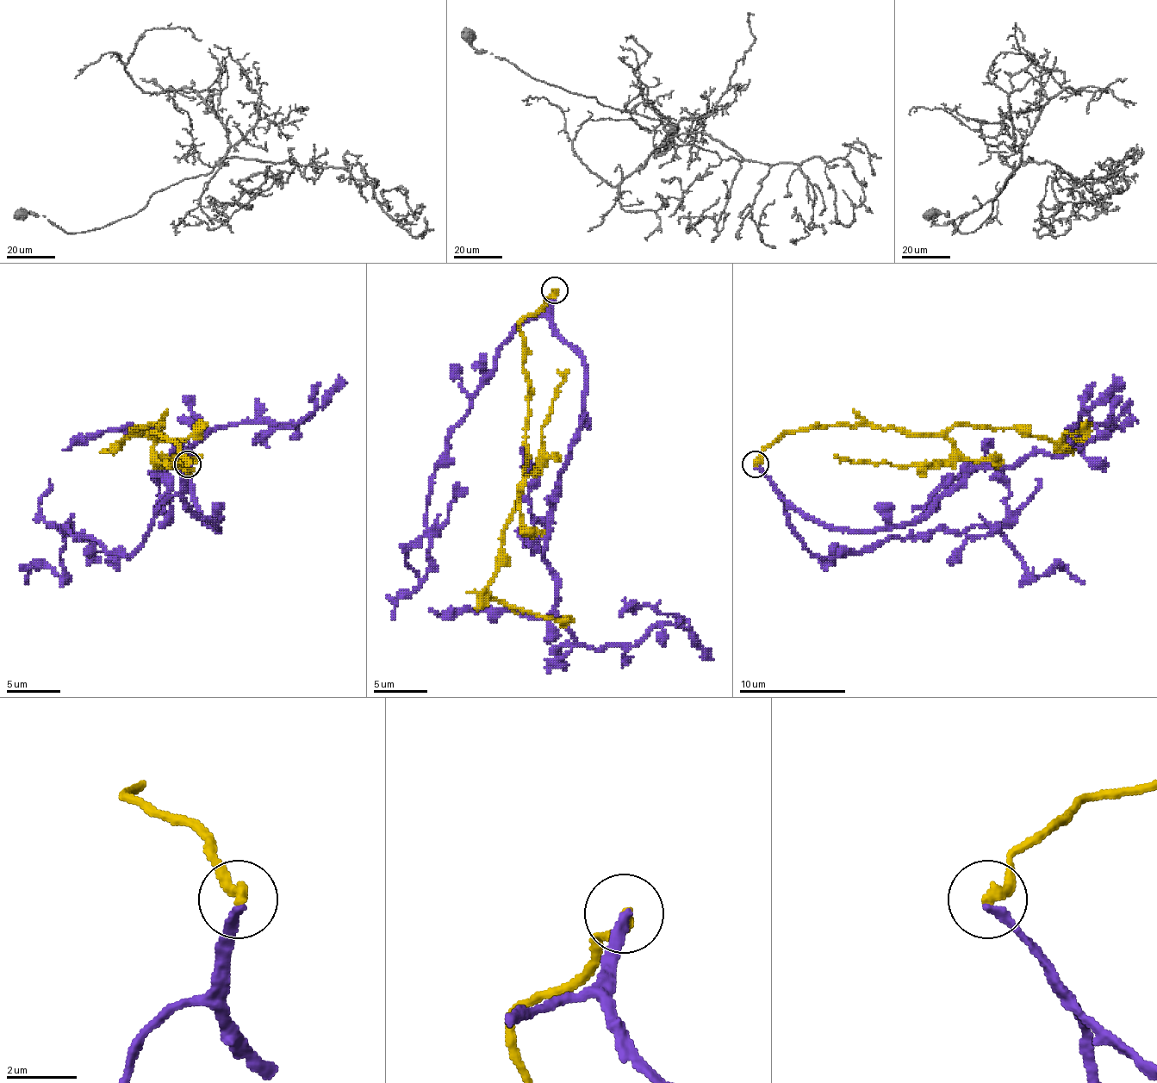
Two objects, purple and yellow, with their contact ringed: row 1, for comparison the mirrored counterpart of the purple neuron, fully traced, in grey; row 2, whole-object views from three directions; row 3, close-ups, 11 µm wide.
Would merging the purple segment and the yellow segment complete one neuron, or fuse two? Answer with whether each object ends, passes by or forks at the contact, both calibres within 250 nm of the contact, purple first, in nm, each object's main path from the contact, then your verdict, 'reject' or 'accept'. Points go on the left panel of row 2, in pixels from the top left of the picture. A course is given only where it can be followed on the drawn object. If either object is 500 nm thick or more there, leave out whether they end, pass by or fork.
purple ends; yellow ends; calibres 240 and 360 nm; course purple (189, 465), (183, 498), (218, 530), (204, 519), (177, 460), (213, 428), (303, 423), (312, 412), (252, 445); course yellow (189, 463), (153, 431), (162, 426), (121, 441), (186, 438), (207, 423); reject

